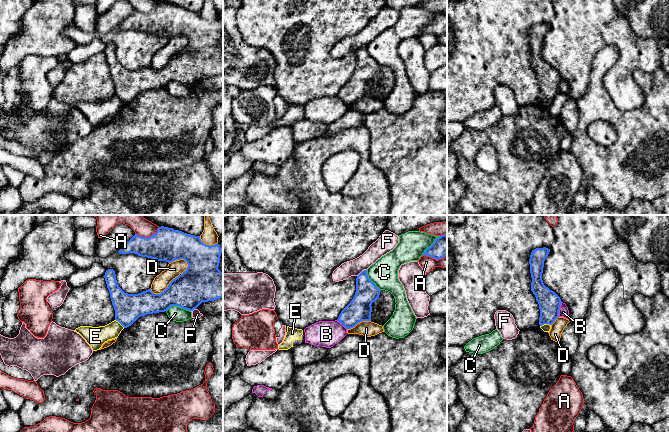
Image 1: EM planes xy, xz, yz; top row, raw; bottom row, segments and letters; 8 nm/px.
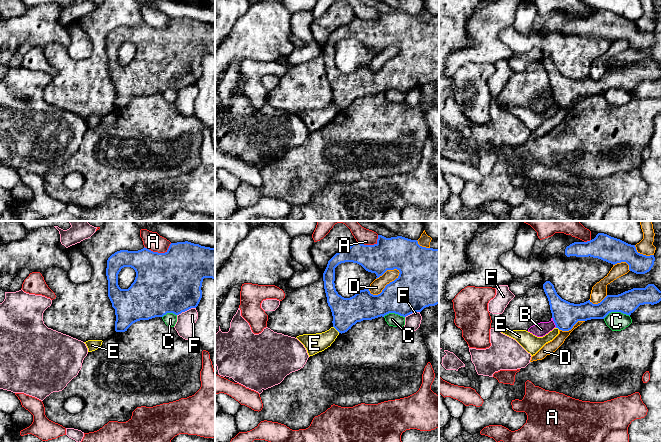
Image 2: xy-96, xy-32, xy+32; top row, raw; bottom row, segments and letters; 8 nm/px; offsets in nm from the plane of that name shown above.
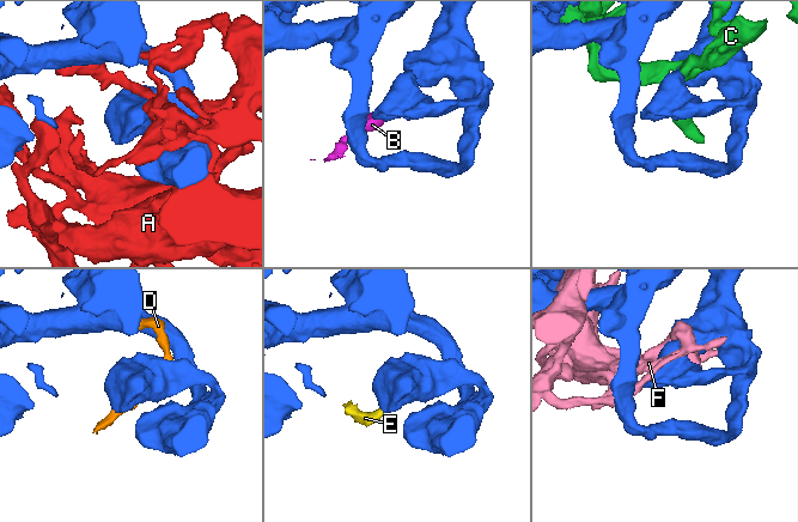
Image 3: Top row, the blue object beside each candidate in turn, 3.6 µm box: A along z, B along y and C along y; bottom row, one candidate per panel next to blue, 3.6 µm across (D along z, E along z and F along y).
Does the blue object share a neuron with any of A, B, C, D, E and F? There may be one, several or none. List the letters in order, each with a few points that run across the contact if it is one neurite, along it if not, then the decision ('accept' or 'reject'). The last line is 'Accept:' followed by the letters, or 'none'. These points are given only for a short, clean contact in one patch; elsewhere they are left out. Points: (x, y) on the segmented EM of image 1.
A: reject
B: line yz (562, 302), (558, 316); reject
C: reject
D: reject
E: line yz (550, 324), (542, 324), (540, 326); reject
F: reject
Accept: none

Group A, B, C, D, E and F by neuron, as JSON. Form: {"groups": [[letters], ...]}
{"groups": [["A", "D", "E"], ["B"], ["C", "F"]]}

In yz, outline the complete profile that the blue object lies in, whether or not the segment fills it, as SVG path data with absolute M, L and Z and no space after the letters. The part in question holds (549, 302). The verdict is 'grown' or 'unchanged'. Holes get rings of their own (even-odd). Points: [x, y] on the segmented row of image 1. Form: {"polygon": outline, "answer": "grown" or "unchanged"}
{"polygon": "M536 248L532 250L529 264L531 273L531 291L536 297L536 301L539 304L540 317L539 325L544 324L552 325L559 317L559 310L561 306L560 297L548 287L546 287L542 280L542 273L544 267L544 261L548 256L550 249Z", "answer": "unchanged"}

